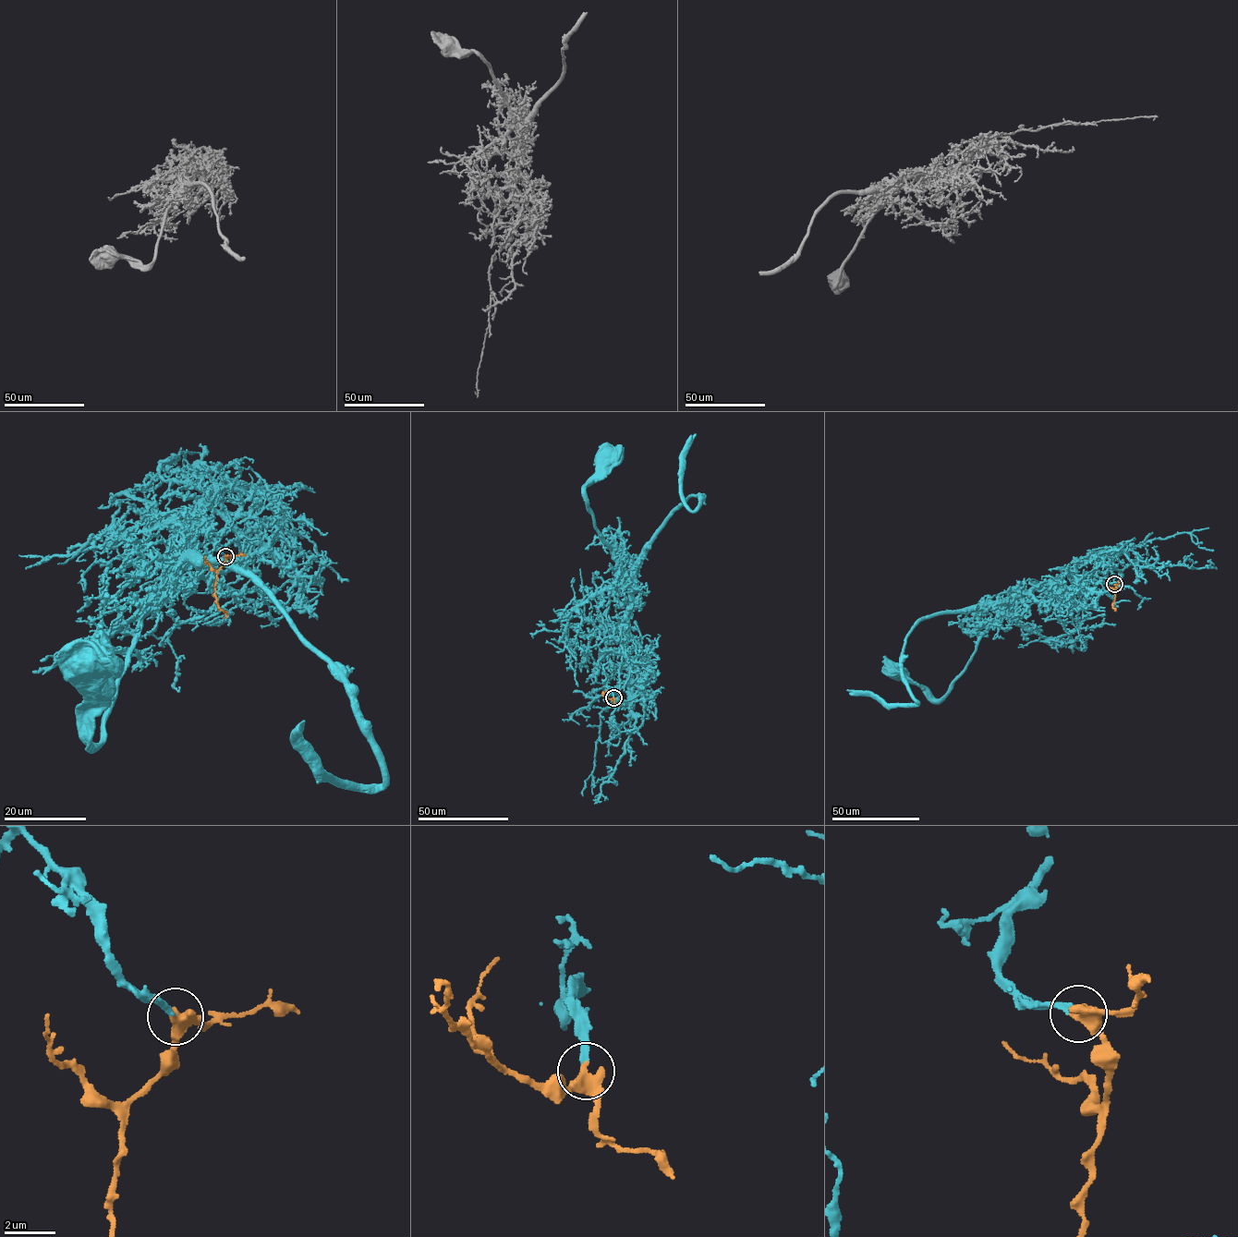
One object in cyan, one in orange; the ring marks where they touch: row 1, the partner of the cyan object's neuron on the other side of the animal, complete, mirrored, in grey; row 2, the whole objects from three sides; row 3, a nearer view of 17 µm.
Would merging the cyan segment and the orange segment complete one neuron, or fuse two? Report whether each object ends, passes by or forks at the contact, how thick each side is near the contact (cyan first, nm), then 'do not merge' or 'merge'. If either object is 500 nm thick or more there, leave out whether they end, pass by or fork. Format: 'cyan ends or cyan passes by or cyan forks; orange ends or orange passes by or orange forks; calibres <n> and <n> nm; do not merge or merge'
cyan ends; orange passes by; calibres 240 and 440 nm; merge

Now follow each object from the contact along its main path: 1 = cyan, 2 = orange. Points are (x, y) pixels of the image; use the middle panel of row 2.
1: (613, 698), (610, 694), (629, 679), (629, 588), (585, 497), (606, 456)
2: (613, 698), (609, 698), (602, 692), (602, 696)

